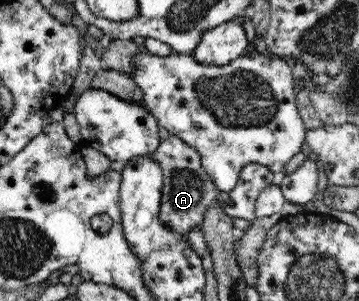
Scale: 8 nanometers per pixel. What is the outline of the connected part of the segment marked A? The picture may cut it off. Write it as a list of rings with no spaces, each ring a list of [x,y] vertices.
[[[170,134],[162,140],[158,148],[150,155],[160,166],[163,172],[162,198],[160,202],[160,221],[188,239],[187,233],[193,228],[201,228],[205,210],[218,201],[219,190],[210,180],[208,173],[201,163],[201,156],[189,144],[176,135]]]

